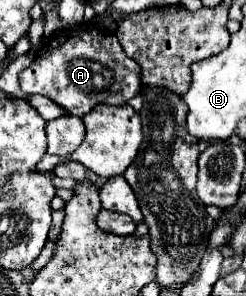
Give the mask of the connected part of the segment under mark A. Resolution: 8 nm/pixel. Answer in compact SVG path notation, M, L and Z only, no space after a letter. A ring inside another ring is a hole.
M75 27L57 31L35 55L33 63L21 71L19 85L25 93L39 93L55 101L69 115L83 117L99 103L125 105L141 93L139 65L129 59L115 33Z

